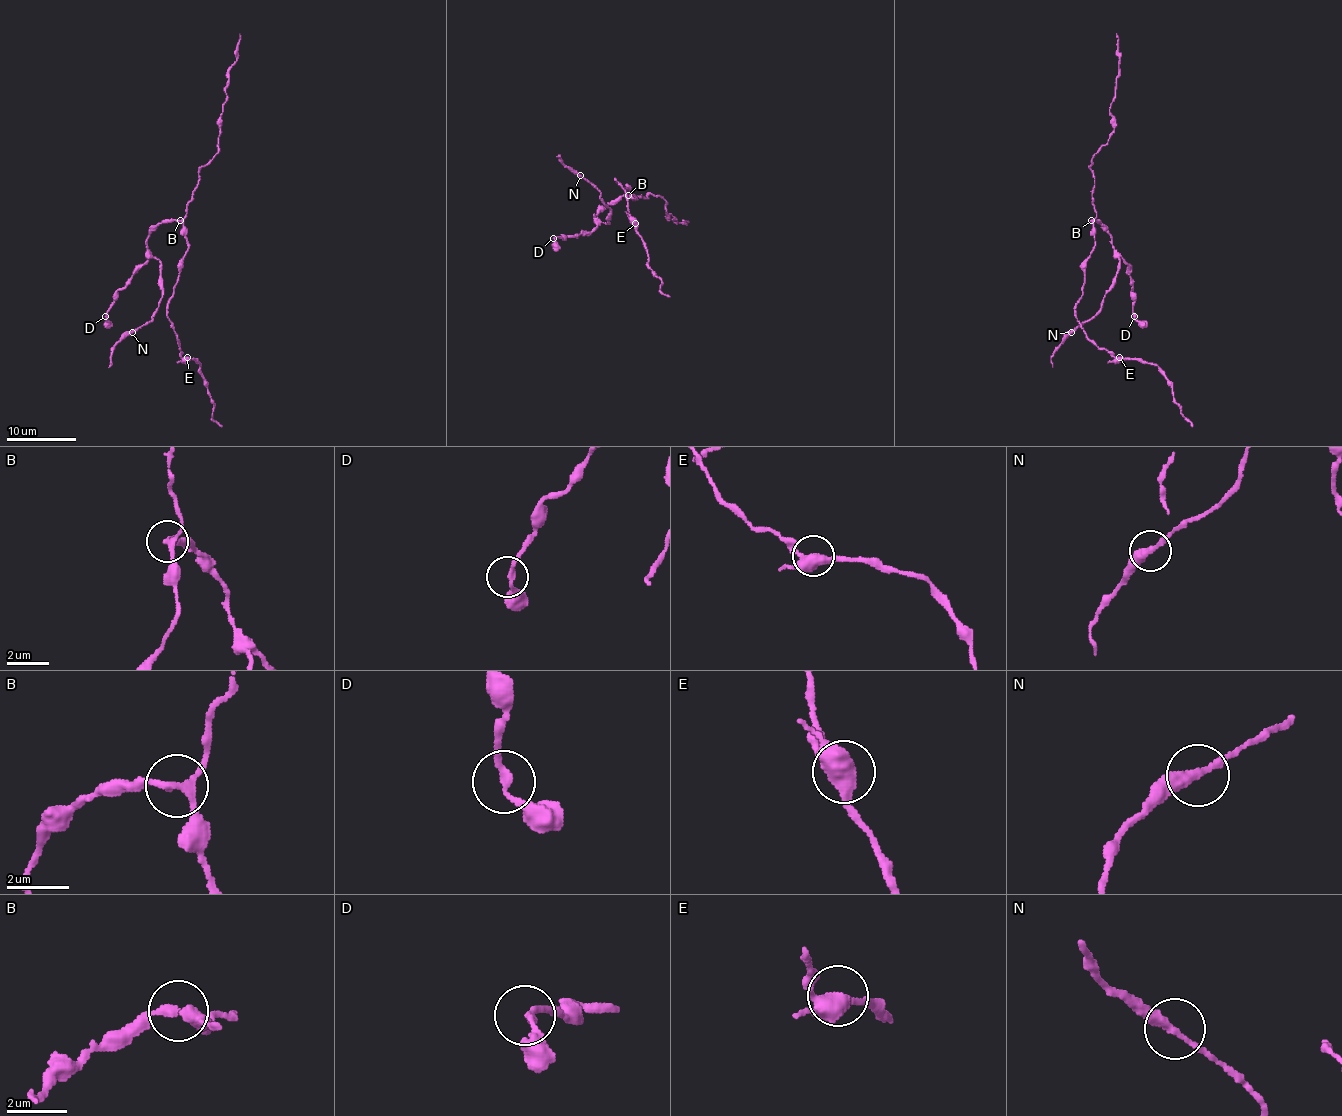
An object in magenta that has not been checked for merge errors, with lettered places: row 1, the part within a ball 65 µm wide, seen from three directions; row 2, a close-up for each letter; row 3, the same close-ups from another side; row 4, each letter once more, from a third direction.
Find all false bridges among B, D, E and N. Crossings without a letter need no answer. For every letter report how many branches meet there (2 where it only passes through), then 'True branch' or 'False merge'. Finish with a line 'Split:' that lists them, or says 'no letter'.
B: Branches: 3. True branch
D: Branches: 2. True branch
E: Branches: 4. True branch
N: Branches: 2. True branch
Split: no letter

